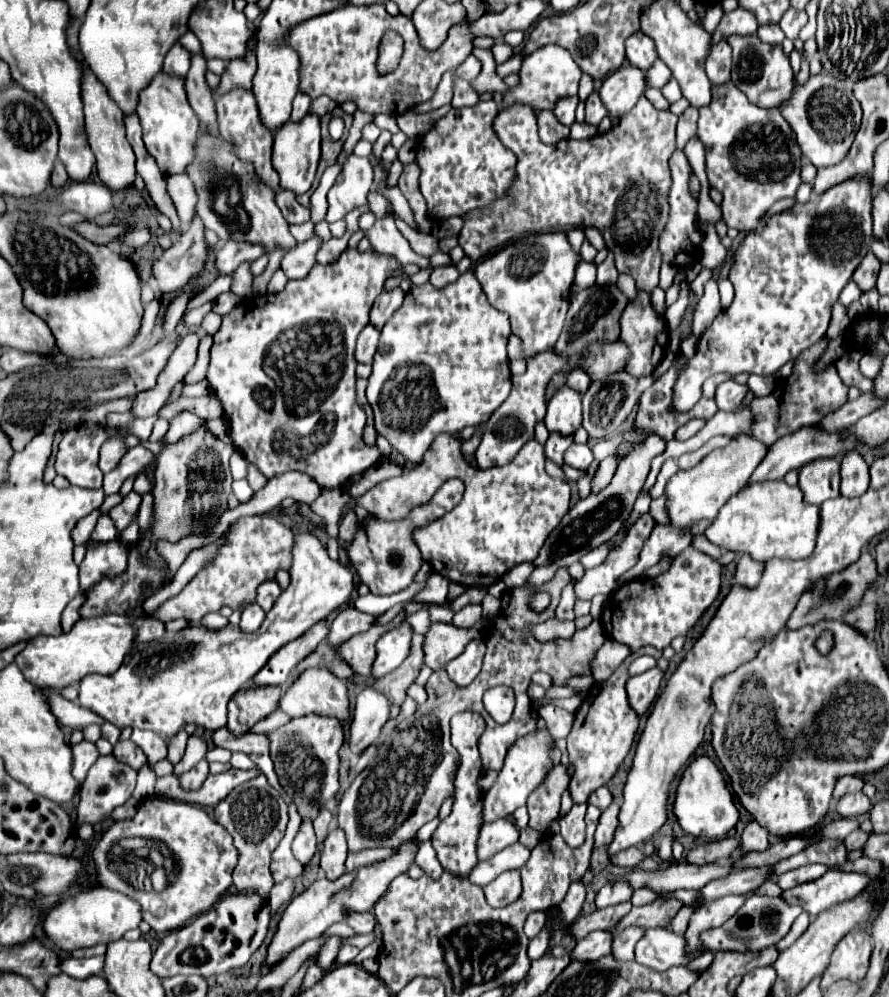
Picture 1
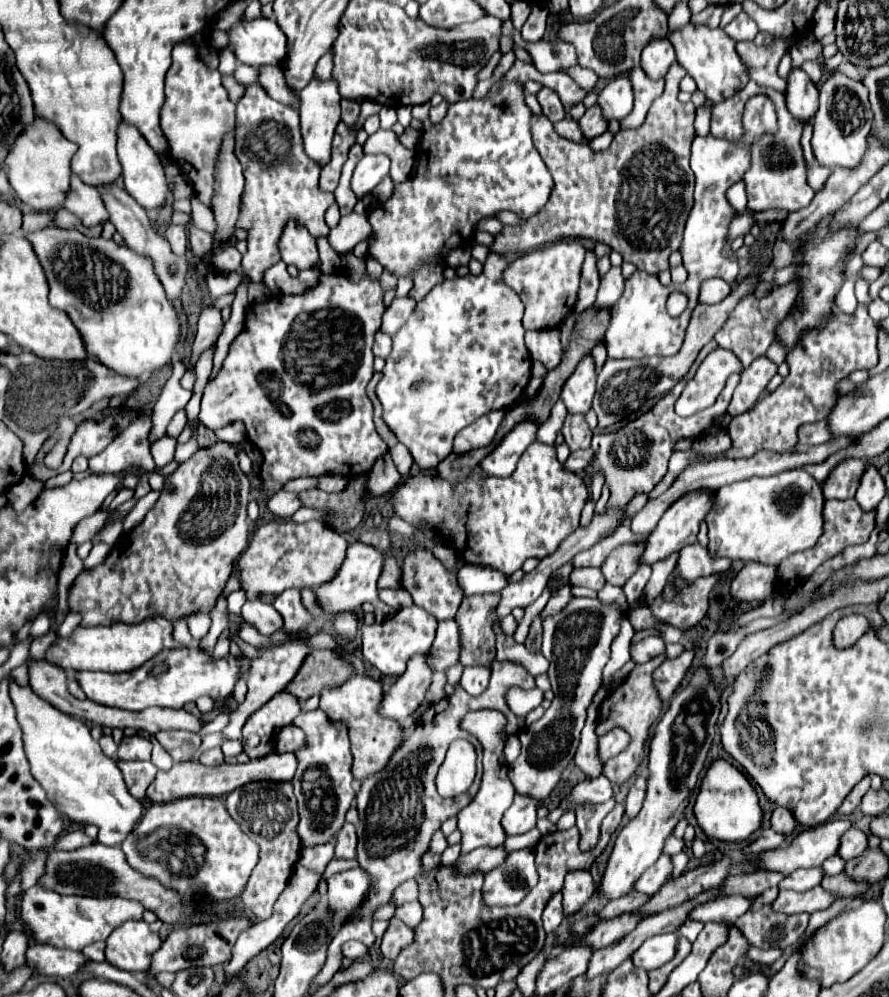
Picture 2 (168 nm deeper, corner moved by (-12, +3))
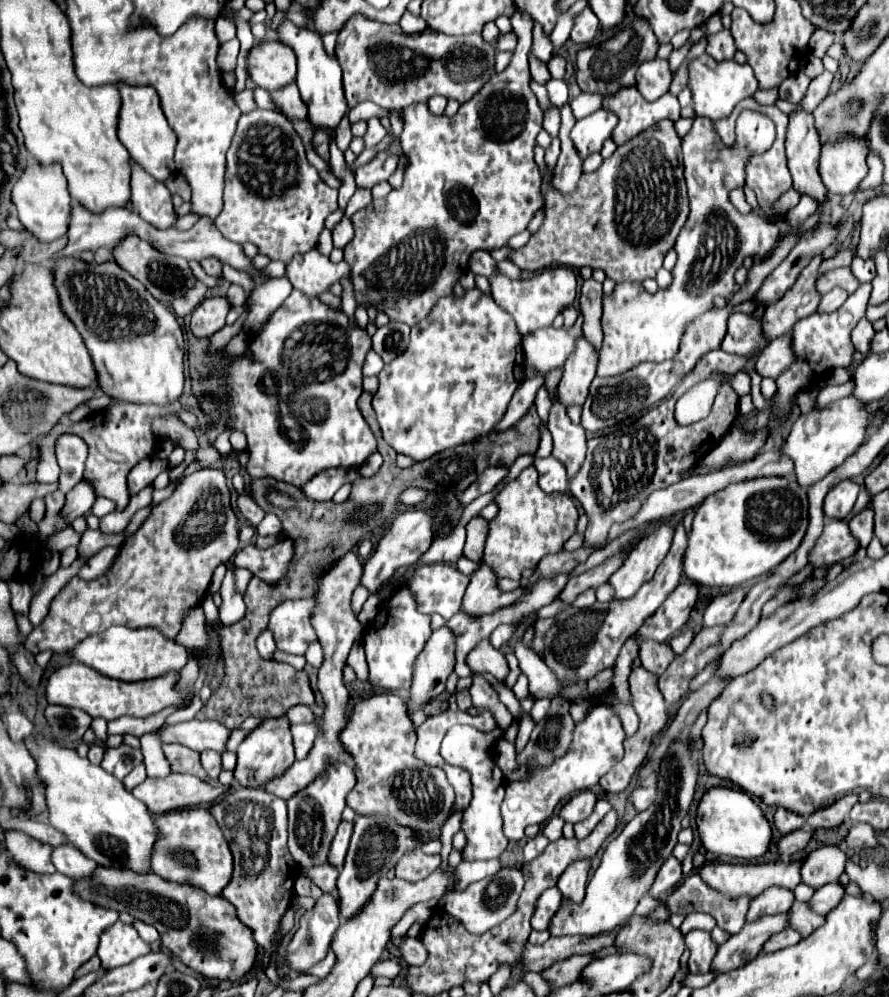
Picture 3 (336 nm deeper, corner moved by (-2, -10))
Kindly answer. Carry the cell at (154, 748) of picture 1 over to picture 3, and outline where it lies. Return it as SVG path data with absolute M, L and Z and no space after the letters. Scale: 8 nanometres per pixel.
M164 744L162 750L164 750L164 756L170 762L172 772L192 774L192 776L198 776L200 780L210 782L210 778L206 776L204 768L200 768L200 756L198 756L198 752L192 752L190 748L180 746L180 744Z

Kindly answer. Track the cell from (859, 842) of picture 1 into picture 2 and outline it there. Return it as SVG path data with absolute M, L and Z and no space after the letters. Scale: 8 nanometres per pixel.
M850 827L850 831L846 831L846 835L842 835L840 839L840 847L838 847L838 855L848 861L848 859L854 859L858 857L860 853L864 853L868 847L868 837L856 829L856 827Z

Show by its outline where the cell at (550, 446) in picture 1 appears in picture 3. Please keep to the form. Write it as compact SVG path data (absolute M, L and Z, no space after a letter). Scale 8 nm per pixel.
M556 402L550 410L548 430L554 438L554 450L552 456L556 456L568 472L568 478L572 478L586 456L586 432L582 426L576 426L570 422L566 408Z

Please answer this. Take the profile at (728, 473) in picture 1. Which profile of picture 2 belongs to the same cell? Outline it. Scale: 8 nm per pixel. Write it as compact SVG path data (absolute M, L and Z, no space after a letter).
M690 491L688 495L680 497L660 519L660 523L656 525L656 529L648 535L646 539L646 547L644 553L640 555L640 565L652 565L656 561L666 559L672 553L678 553L682 547L696 543L696 535L700 531L700 521L706 517L706 513L710 511L710 507L714 505L714 495L710 491Z

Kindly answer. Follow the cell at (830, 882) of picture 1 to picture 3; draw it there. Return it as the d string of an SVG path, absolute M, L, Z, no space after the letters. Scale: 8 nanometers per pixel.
M788 912L760 916L754 922L746 922L738 934L730 936L730 940L718 948L712 968L720 972L730 972L752 962L758 956L762 944L774 932L782 932L784 928L788 928Z

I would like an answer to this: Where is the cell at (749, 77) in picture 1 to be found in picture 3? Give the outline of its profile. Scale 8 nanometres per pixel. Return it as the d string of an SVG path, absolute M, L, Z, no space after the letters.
M806 110L792 112L786 132L786 156L788 170L794 180L794 188L800 194L808 194L818 202L824 200L826 188L816 172L816 160L820 156L820 136L814 128L814 118Z

